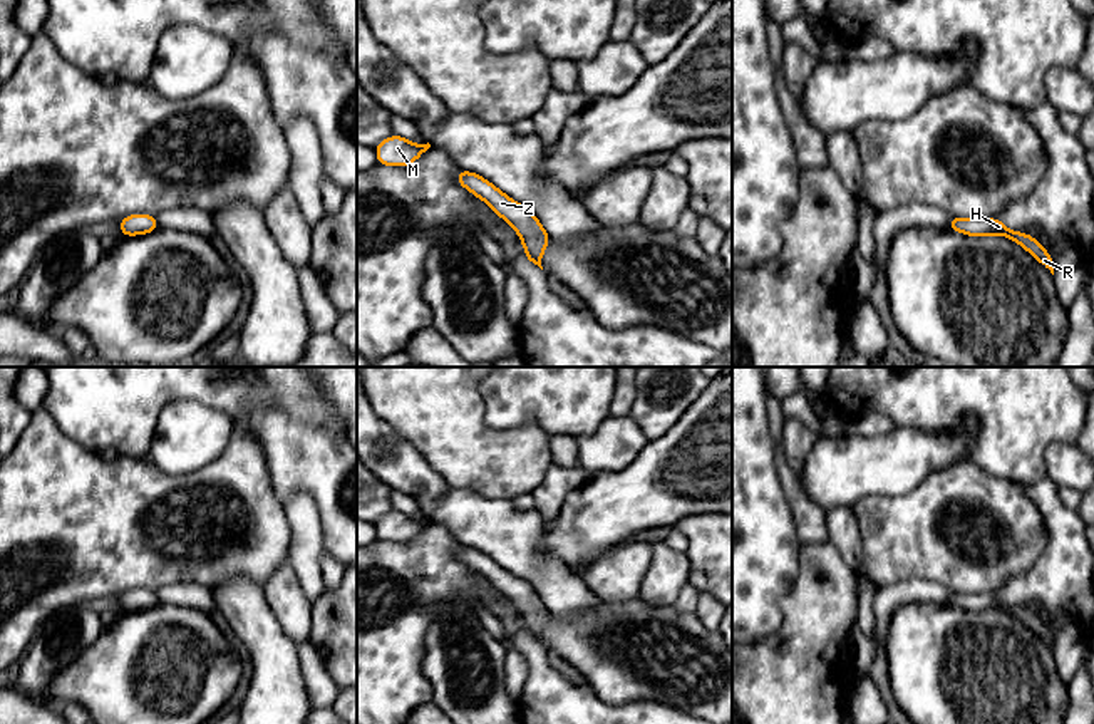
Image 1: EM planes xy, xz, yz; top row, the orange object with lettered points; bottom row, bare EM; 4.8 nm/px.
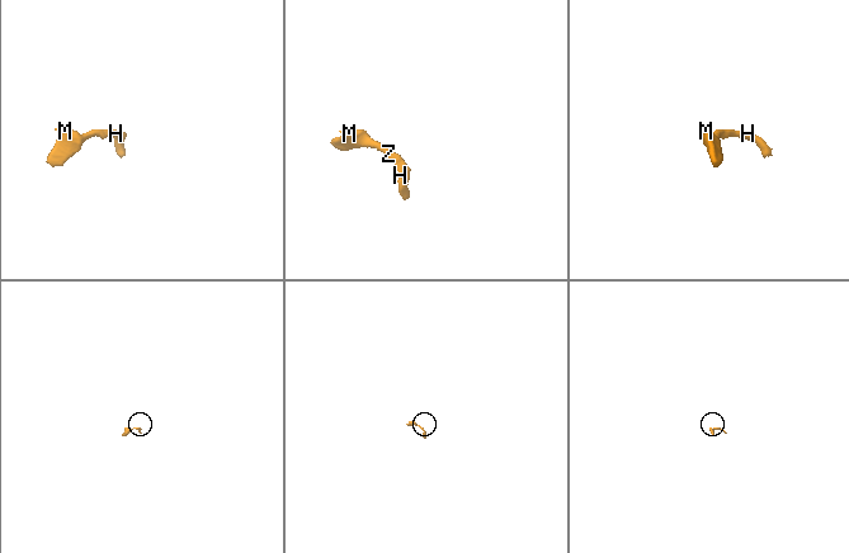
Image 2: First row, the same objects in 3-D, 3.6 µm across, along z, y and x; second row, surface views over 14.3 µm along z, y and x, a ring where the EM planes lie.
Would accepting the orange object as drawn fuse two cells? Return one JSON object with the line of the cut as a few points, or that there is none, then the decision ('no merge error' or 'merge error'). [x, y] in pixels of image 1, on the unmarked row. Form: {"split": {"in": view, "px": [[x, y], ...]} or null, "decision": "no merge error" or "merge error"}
{"split": null, "decision": "no merge error"}

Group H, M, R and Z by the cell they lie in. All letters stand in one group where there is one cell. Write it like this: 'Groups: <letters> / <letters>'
Groups: H M R Z

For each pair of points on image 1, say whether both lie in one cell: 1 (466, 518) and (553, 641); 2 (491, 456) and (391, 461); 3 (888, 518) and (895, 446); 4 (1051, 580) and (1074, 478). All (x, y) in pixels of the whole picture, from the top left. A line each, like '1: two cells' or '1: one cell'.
1: two cells
2: two cells
3: two cells
4: two cells

